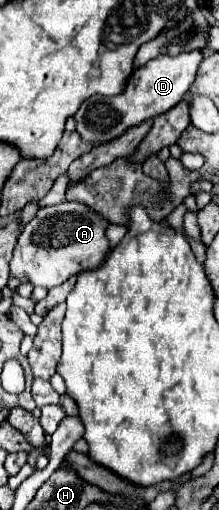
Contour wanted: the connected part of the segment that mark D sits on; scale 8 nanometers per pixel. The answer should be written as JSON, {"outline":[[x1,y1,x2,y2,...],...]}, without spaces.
{"outline":[[195,49,189,53,179,53,175,57,159,55,153,61,147,61,143,67,135,69,135,73,129,77,123,93,119,93,115,97,95,95,95,97,89,97,87,101,83,101,83,105,75,113,77,133,85,141,105,143,109,139,123,135,123,131,129,127,139,125,145,119,153,119,159,113,165,113,167,109,175,107,185,97,191,83,195,81,195,73,197,73,197,67,201,61,203,61,201,49]]}

